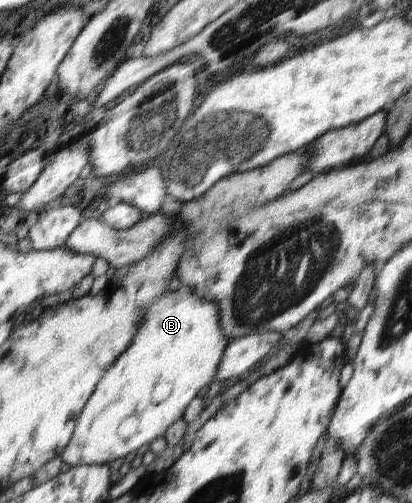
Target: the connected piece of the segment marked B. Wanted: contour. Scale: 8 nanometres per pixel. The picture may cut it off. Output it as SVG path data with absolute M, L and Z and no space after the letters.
M190 287L166 291L152 301L147 312L144 311L143 321L131 344L116 358L114 366L106 370L106 378L98 381L98 390L94 389L94 398L89 398L90 406L86 406L82 422L77 422L78 430L73 430L73 438L65 446L61 459L72 467L102 465L124 458L143 444L165 436L170 425L183 416L186 406L196 398L200 389L213 382L224 349L231 340L223 333L219 320L217 302L195 295Z

